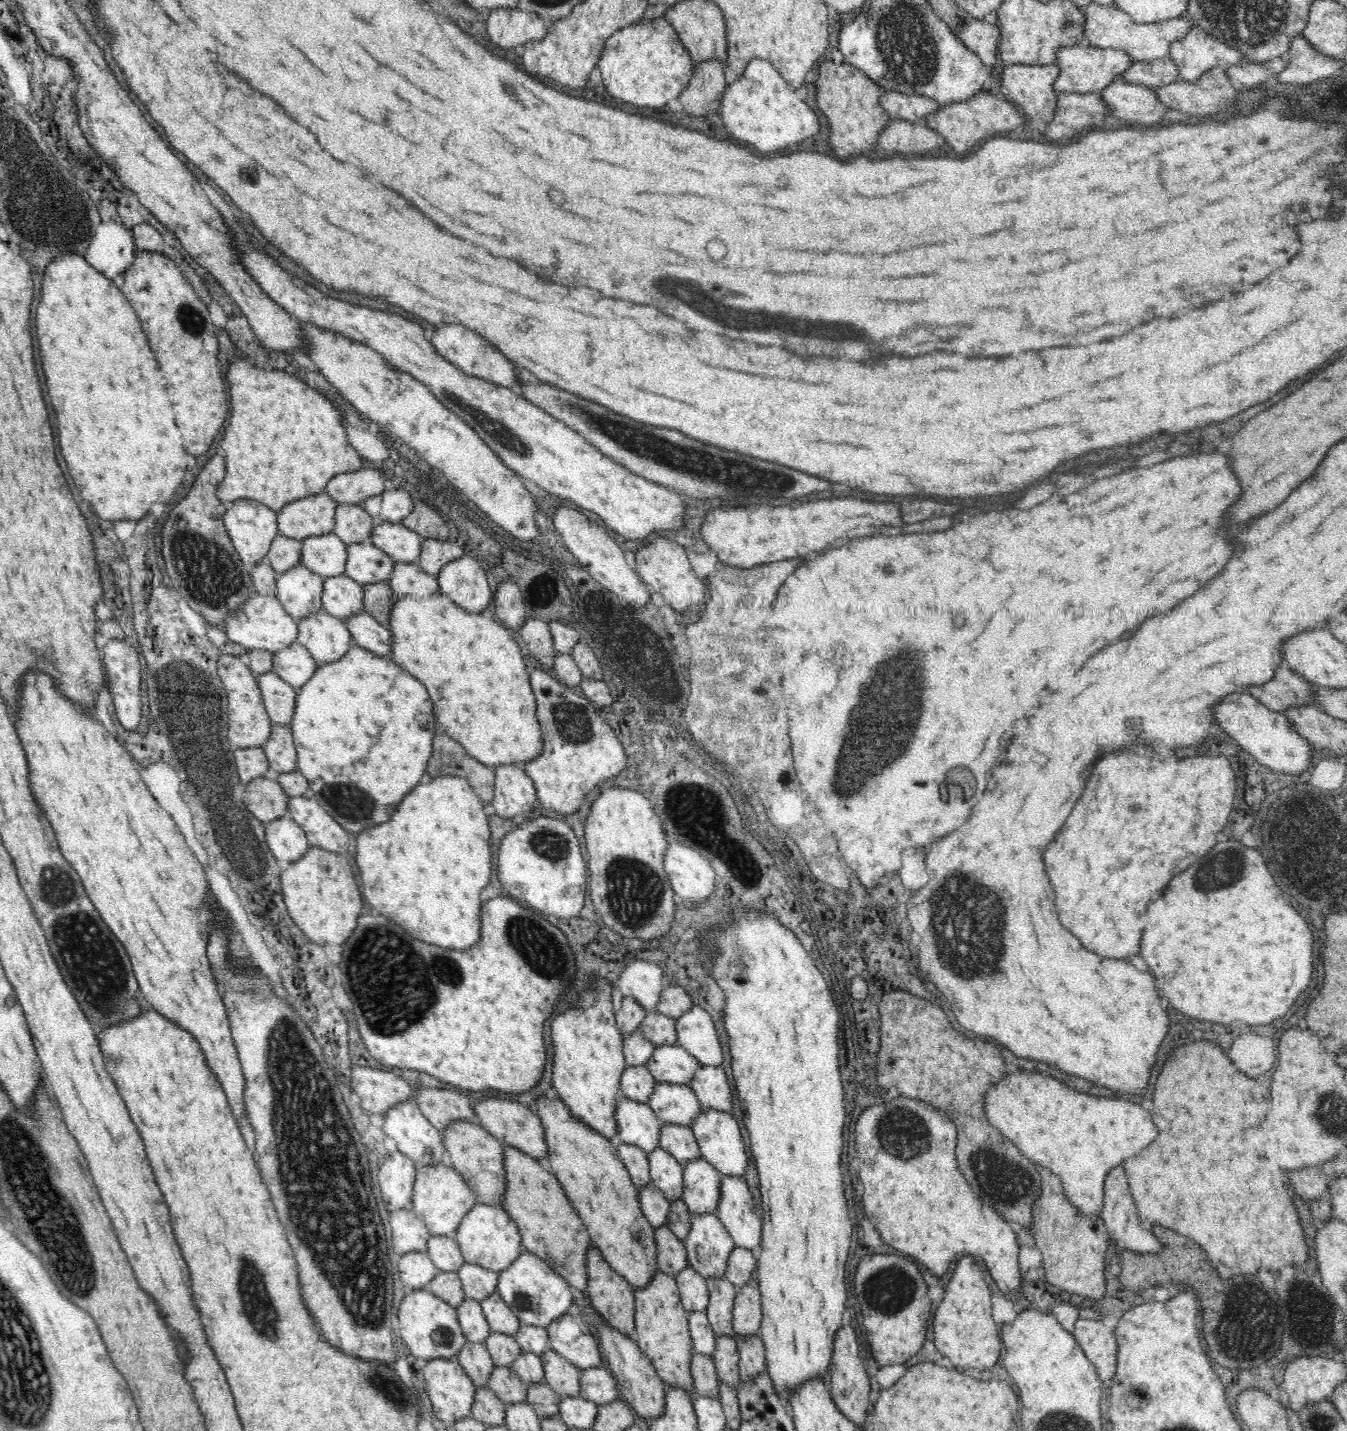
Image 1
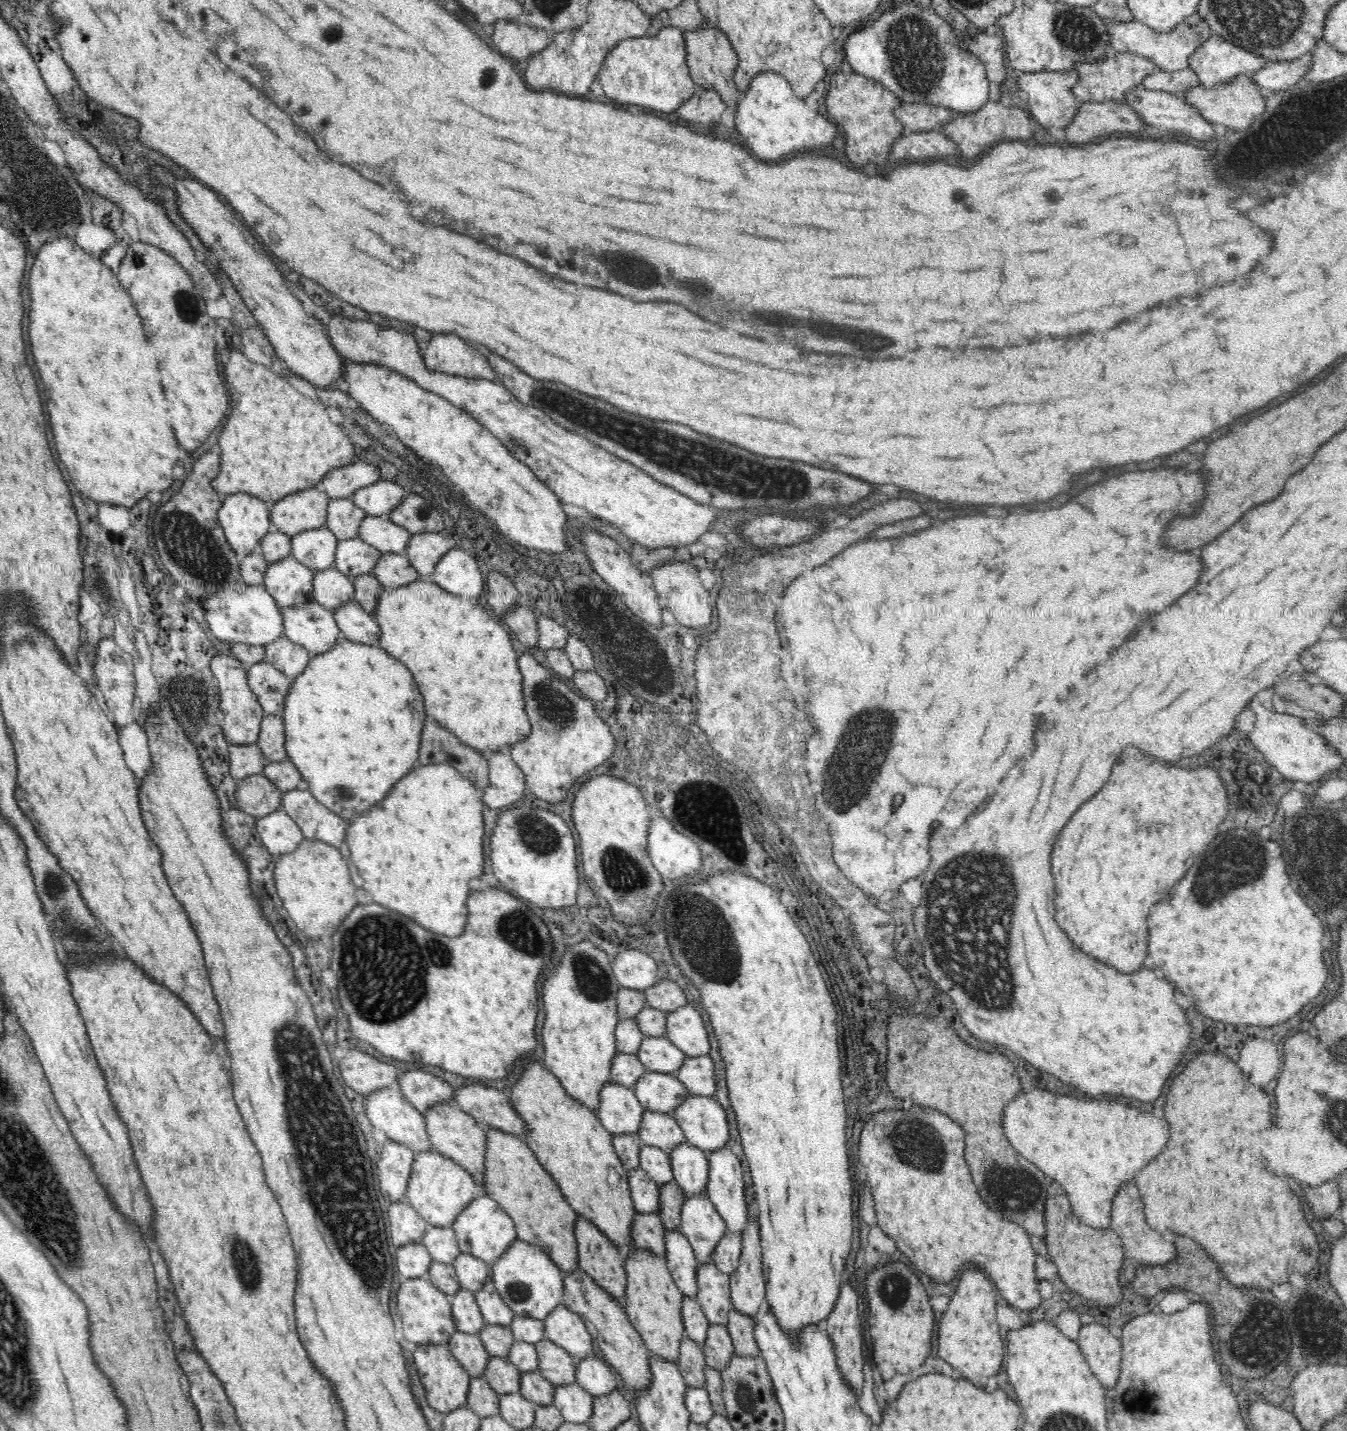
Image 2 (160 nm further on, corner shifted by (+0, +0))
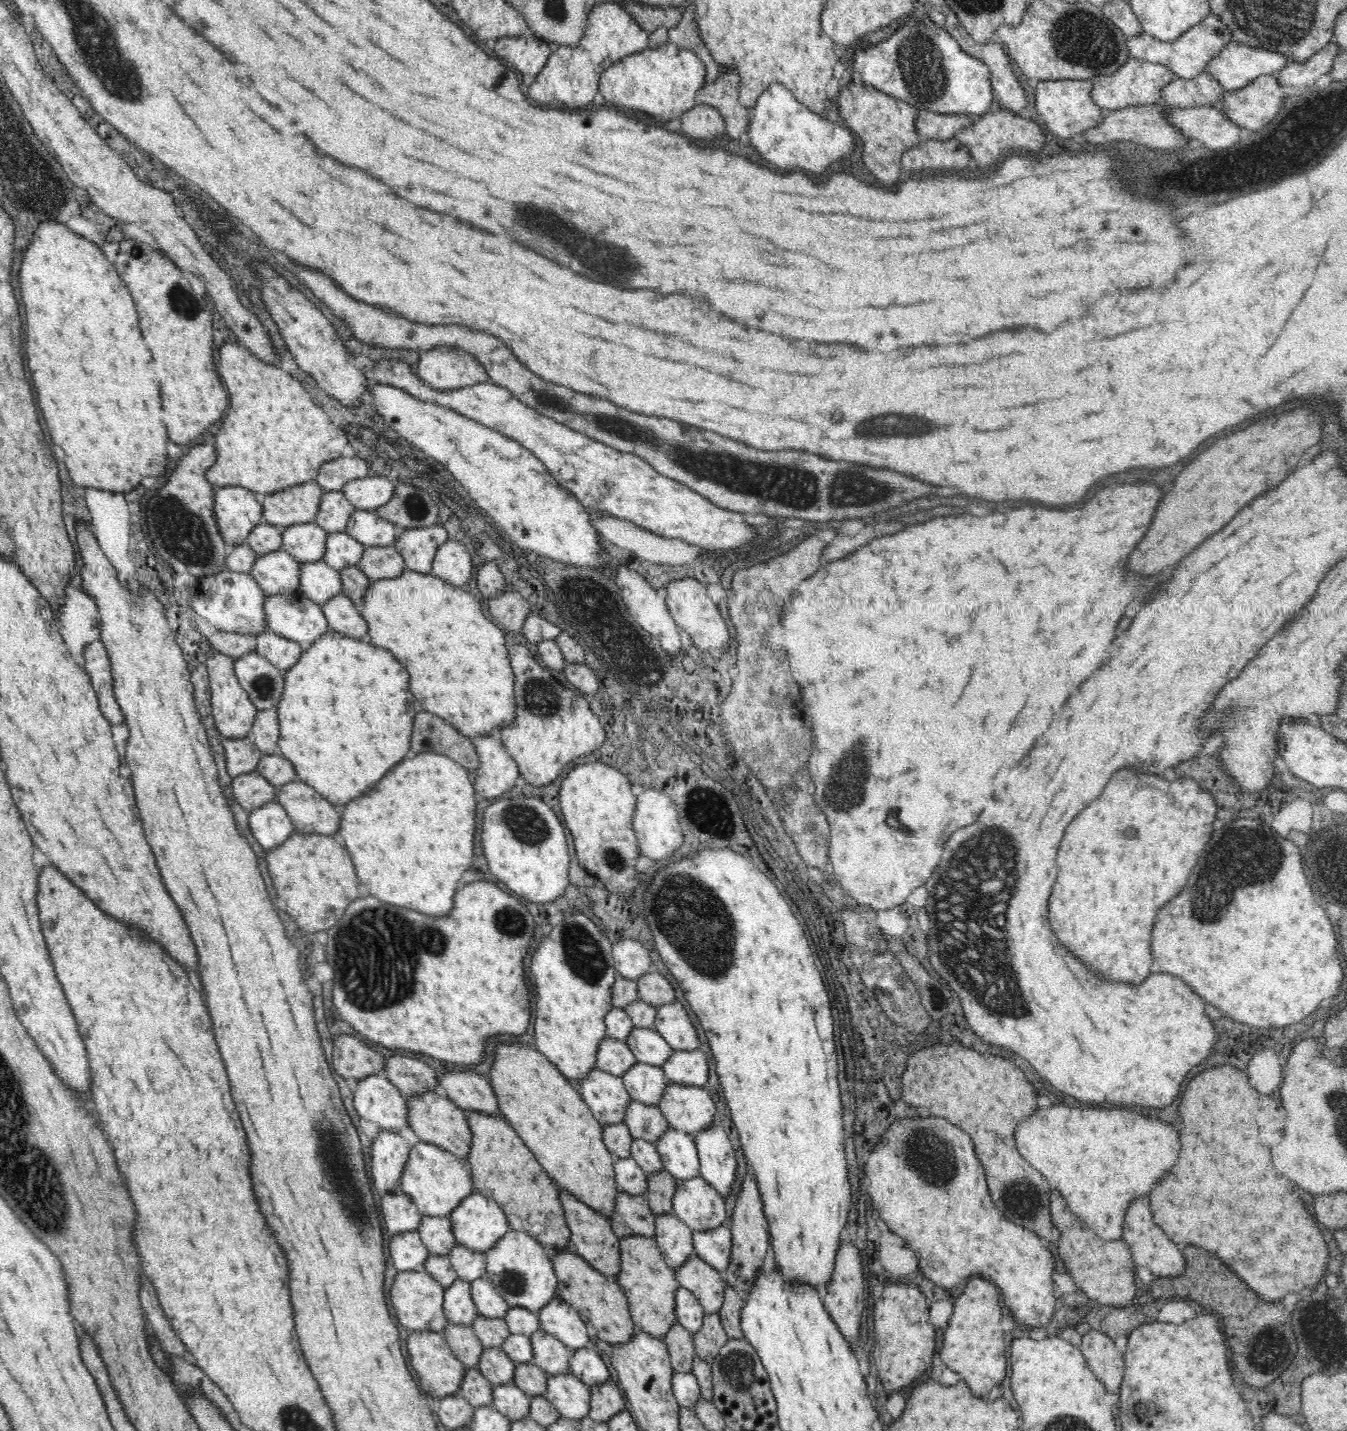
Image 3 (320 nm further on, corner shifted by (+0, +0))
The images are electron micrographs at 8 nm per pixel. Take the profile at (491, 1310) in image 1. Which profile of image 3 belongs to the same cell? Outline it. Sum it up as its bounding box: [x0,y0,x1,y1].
[470,1275,510,1318]

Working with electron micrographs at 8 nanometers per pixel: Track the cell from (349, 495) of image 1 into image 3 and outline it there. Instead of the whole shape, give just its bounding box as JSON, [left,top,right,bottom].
[316,456,368,491]

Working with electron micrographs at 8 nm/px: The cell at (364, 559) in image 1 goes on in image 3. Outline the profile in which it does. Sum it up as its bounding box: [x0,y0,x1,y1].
[322,532,365,571]

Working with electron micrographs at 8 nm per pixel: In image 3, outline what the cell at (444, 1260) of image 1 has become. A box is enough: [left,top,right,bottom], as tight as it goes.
[417,1215,457,1255]

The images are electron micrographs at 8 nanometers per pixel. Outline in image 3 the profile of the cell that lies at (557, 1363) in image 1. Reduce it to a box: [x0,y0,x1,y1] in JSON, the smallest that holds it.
[529,1328,573,1375]

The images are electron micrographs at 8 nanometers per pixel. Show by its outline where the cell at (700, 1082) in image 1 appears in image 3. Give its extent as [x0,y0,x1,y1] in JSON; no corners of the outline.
[661,1049,708,1087]

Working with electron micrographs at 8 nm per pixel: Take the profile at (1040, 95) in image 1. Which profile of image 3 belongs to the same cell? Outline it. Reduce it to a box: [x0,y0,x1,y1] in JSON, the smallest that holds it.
[1033,80,1106,140]

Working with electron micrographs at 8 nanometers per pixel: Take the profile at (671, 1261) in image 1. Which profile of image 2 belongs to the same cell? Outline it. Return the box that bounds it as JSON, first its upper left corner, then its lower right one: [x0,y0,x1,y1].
[630,1210,665,1258]

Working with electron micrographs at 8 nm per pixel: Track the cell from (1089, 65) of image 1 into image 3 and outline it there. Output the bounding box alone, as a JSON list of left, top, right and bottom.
[1091,56,1175,113]

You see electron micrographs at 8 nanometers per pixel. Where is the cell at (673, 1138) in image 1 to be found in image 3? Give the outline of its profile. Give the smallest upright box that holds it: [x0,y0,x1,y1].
[623,1099,669,1143]

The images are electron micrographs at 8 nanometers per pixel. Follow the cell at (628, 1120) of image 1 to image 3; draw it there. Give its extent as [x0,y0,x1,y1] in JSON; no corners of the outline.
[578,1067,632,1125]

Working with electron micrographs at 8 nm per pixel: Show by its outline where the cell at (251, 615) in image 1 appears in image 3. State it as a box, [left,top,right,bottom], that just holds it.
[186,568,268,636]

